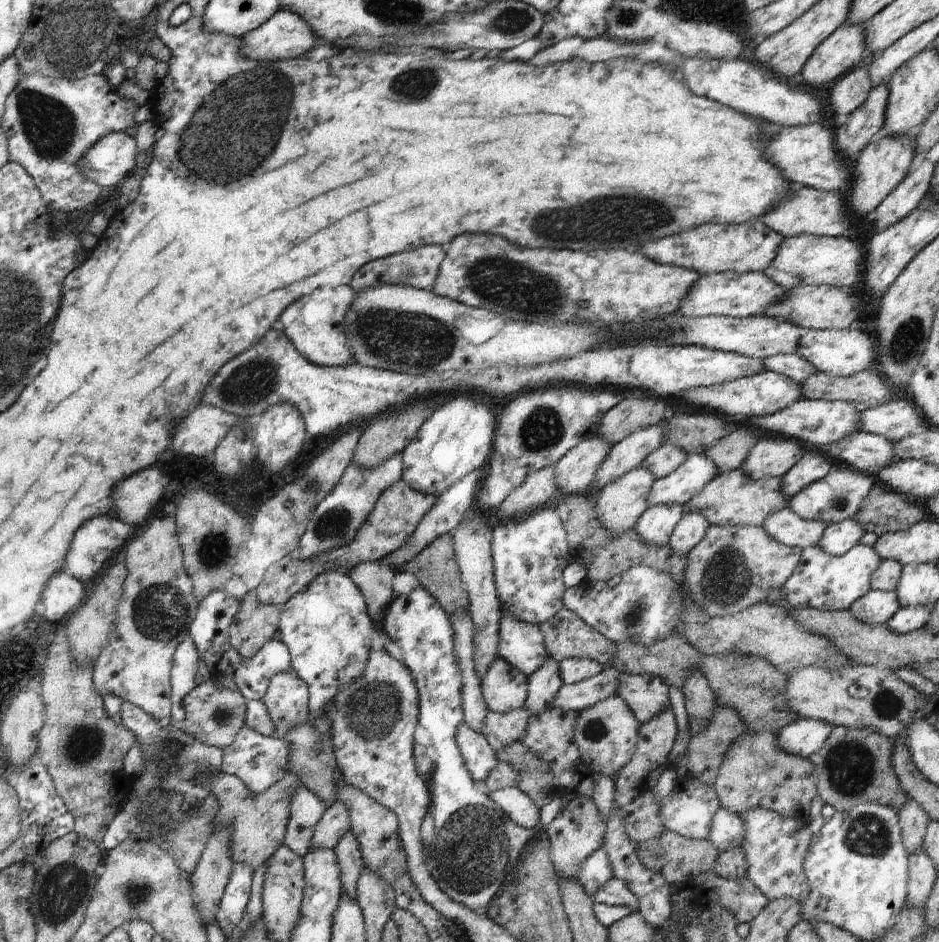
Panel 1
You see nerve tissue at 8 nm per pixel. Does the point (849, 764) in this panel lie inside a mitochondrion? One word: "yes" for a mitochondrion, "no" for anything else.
yes

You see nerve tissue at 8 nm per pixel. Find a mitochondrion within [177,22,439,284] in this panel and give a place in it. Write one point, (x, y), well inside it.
(220, 149)

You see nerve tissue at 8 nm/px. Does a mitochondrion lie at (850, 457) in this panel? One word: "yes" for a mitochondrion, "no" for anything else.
no

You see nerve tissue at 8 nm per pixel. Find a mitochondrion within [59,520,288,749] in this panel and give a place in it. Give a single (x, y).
(160, 613)

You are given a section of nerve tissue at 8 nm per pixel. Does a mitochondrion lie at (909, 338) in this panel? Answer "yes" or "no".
yes

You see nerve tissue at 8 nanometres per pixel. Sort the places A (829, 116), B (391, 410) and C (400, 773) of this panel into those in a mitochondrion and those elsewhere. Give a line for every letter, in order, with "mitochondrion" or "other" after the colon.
A: other
B: other
C: other

